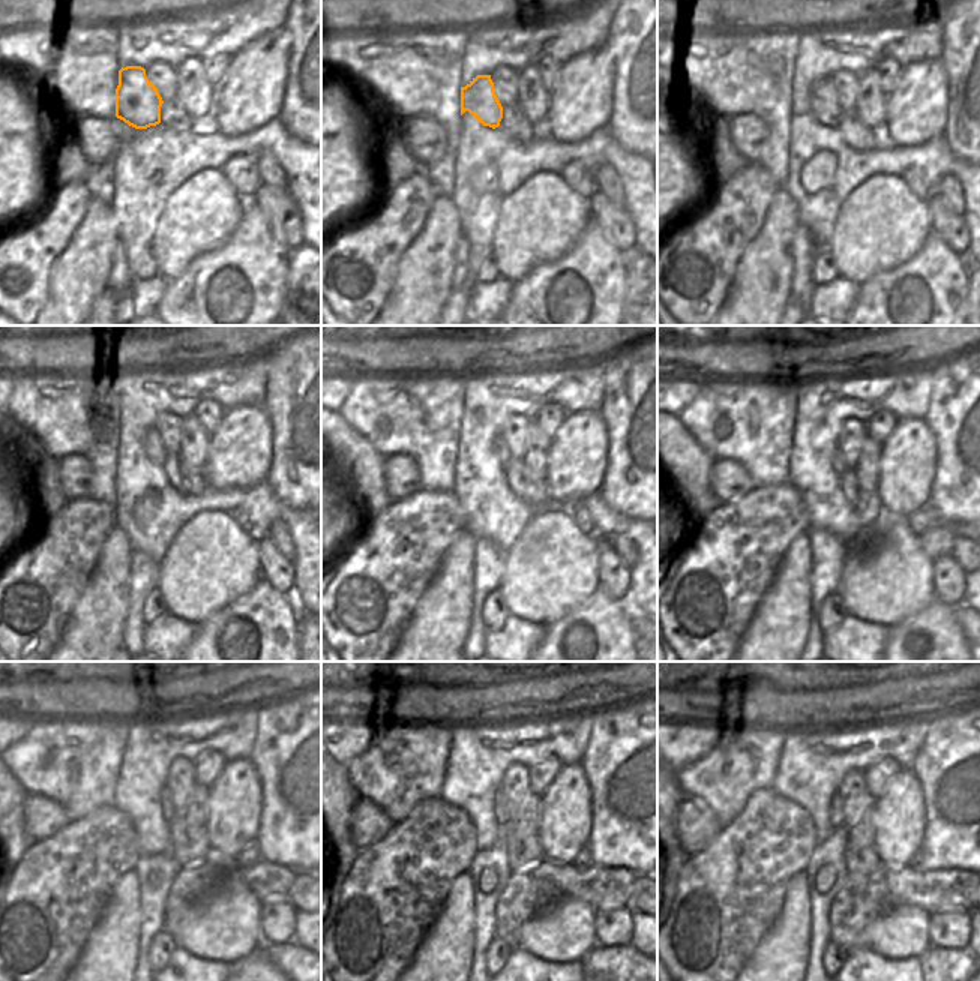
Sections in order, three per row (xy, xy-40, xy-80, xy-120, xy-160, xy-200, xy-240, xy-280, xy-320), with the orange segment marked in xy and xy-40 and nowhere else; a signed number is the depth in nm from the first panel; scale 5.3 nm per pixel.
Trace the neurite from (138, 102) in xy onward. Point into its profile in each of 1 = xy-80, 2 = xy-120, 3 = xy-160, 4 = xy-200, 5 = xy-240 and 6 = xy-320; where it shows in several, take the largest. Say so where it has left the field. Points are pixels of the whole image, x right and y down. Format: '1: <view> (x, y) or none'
1: xy-80 (823, 98)
2: xy-120 (155, 449)
3: xy-160 (502, 452)
4: xy-200 (838, 461)
5: xy-240 (165, 797)
6: xy-320 (836, 815)

